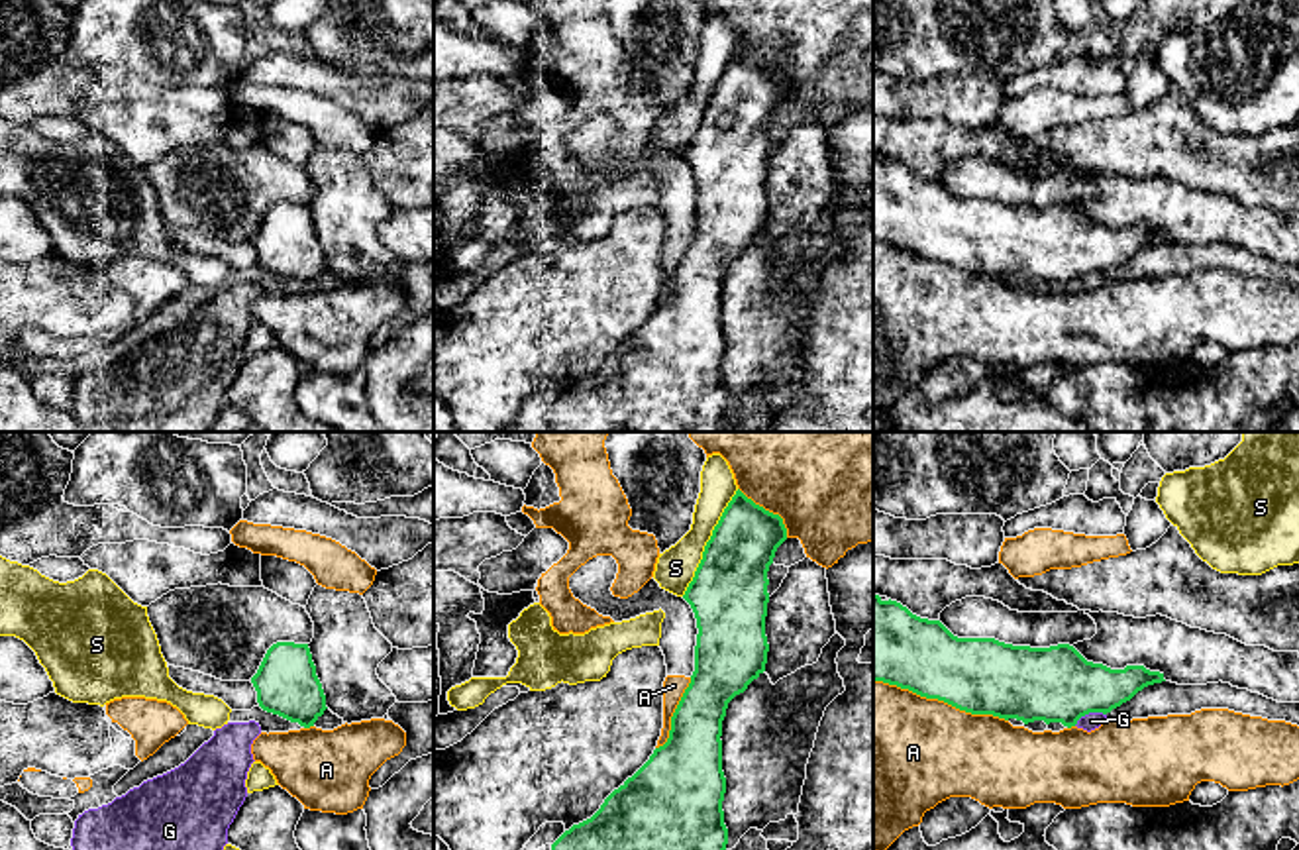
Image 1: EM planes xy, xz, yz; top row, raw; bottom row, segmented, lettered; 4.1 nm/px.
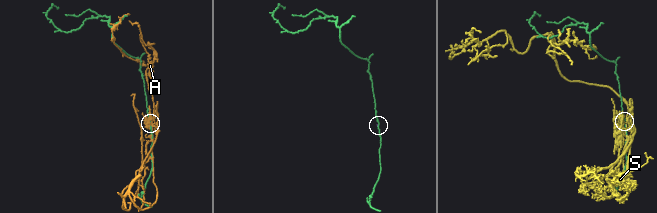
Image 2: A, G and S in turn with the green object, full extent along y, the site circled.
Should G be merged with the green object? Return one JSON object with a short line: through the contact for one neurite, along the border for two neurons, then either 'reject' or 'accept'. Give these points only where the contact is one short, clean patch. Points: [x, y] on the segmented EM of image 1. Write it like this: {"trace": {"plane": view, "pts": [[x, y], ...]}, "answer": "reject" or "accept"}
{"trace": {"plane": "yz", "pts": [[1105, 713], [1086, 713], [1074, 725]]}, "answer": "reject"}

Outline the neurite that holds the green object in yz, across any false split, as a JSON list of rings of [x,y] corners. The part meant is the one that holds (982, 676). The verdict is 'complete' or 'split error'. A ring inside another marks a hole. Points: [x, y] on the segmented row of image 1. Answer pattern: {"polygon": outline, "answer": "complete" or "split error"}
{"polygon": [[[873,595],[873,681],[909,689],[926,699],[944,701],[971,715],[1062,722],[1071,728],[1089,713],[1111,713],[1148,685],[1162,683],[1164,673],[1144,665],[1111,669],[1087,662],[1073,646],[1013,646],[995,638],[958,638],[940,620],[912,614],[897,601]]], "answer": "complete"}

